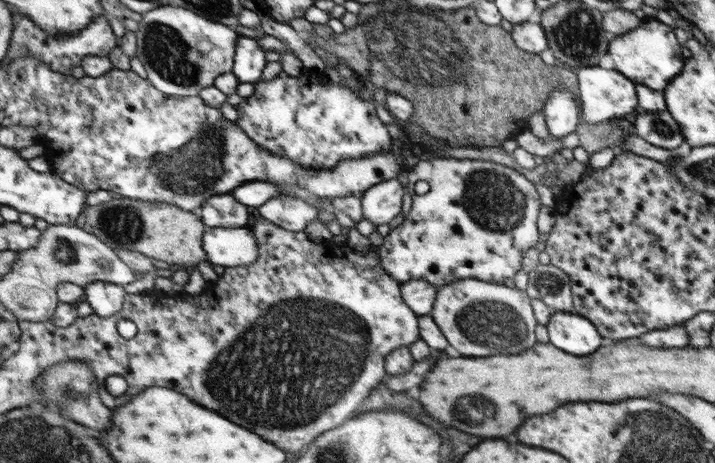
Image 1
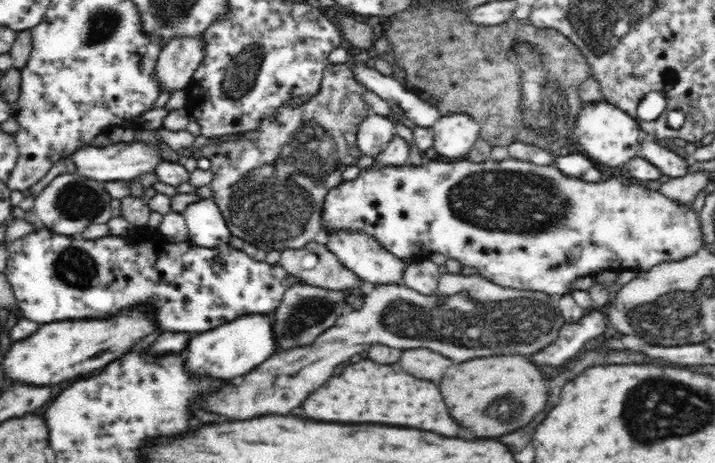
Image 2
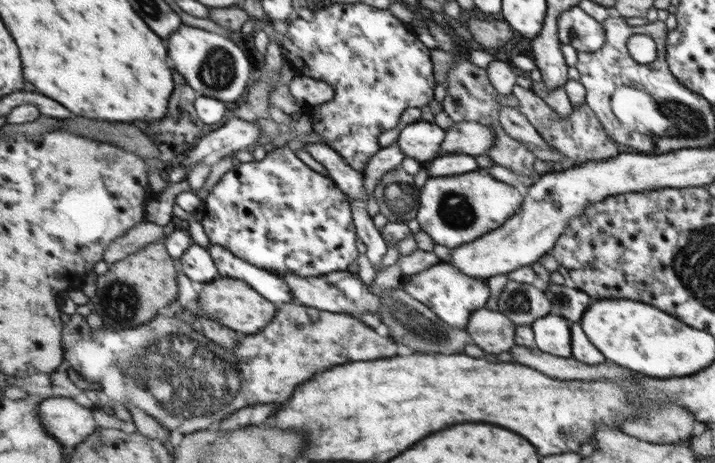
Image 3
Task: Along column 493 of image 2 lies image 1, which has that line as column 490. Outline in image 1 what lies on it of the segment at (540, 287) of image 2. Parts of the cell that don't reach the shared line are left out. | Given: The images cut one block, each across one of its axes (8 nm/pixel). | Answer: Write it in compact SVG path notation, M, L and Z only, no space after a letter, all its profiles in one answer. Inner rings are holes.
M423 157L412 163L402 177L407 183L407 194L412 200L410 210L403 222L390 229L382 237L382 244L375 248L382 267L401 284L411 279L426 280L437 288L459 279L501 284L503 278L511 278L519 270L521 254L527 248L535 246L535 218L539 212L539 198L533 184L519 172L491 161L453 158L425 160ZM417 180L427 182L429 189L424 194L413 191L413 184Z

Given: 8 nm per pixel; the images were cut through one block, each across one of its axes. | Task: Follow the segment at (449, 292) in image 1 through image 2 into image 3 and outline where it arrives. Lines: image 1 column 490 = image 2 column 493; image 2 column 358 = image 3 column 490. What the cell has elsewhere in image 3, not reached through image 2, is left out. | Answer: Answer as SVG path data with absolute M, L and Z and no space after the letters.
M490 304L474 311L464 330L475 346L494 355L508 352L514 346L514 326L506 314L499 312Z

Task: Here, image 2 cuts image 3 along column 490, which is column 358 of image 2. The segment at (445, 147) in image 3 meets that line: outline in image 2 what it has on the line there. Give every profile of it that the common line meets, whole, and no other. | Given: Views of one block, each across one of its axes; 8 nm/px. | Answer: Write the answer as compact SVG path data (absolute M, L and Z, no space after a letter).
M368 114L358 127L358 148L376 156L397 136L394 123L387 117Z

